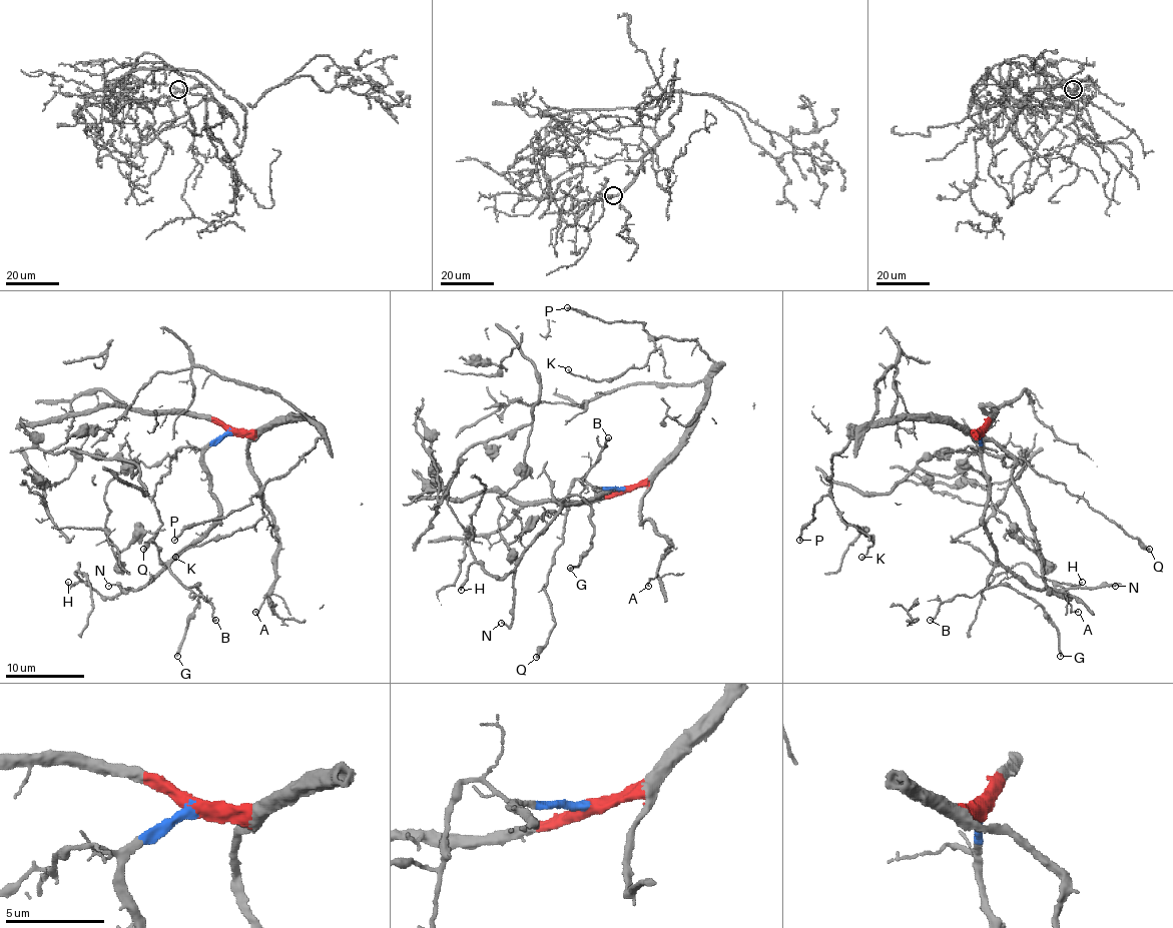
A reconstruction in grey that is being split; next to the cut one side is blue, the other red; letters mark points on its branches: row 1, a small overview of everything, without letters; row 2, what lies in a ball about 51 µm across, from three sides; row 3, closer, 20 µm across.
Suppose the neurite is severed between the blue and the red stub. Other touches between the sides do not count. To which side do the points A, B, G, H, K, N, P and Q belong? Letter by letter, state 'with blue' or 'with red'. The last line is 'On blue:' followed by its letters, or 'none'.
A: with red
B: with blue
G: with blue
H: with blue
K: with red
N: with blue
P: with red
Q: with blue
On blue: B, G, H, N, Q

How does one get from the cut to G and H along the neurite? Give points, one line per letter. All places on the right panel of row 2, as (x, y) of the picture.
G: (982, 430), (984, 518), (996, 562), (990, 588), (1011, 586), (1031, 597), (1057, 629), (1061, 657)
H: (982, 430), (984, 528), (996, 556), (1031, 588), (1059, 590), (1067, 597), (1055, 582), (1082, 582)

